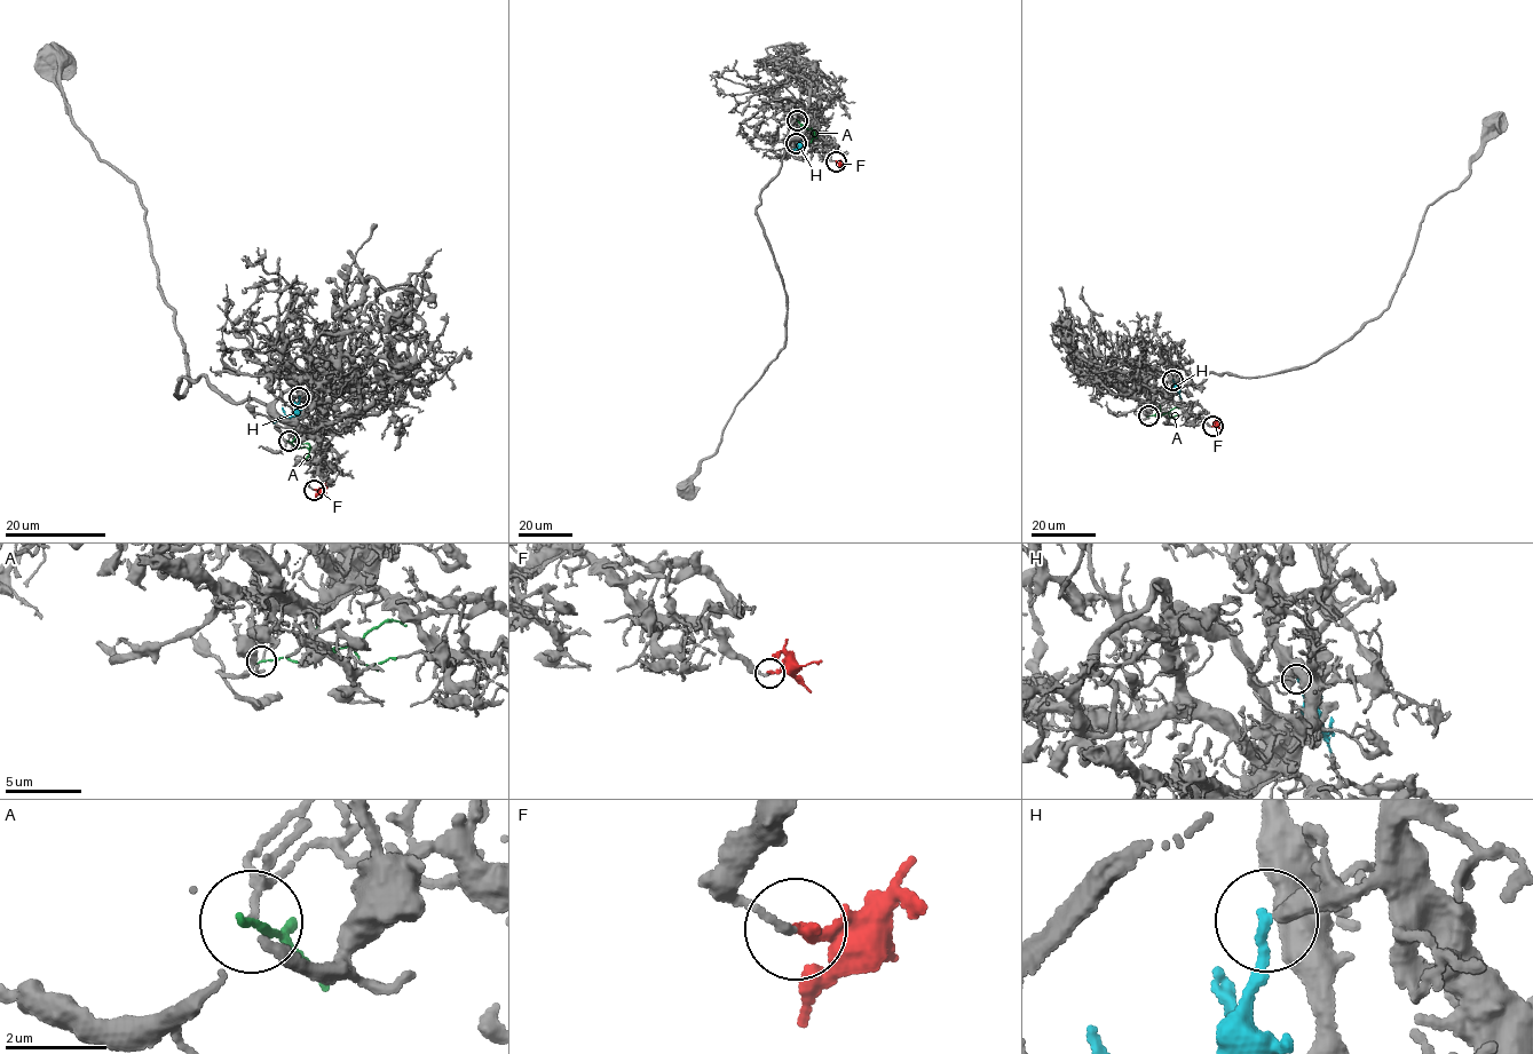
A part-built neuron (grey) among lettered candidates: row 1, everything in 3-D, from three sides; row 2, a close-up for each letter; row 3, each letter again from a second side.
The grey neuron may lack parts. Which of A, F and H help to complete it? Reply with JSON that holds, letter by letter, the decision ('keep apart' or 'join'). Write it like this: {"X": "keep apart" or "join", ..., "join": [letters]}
{"A": "keep apart", "F": "keep apart", "H": "join", "join": ["H"]}

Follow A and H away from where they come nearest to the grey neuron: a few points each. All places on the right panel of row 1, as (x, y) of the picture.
A: (1148, 415), (1158, 417), (1179, 409)
H: (1172, 380), (1182, 398)

